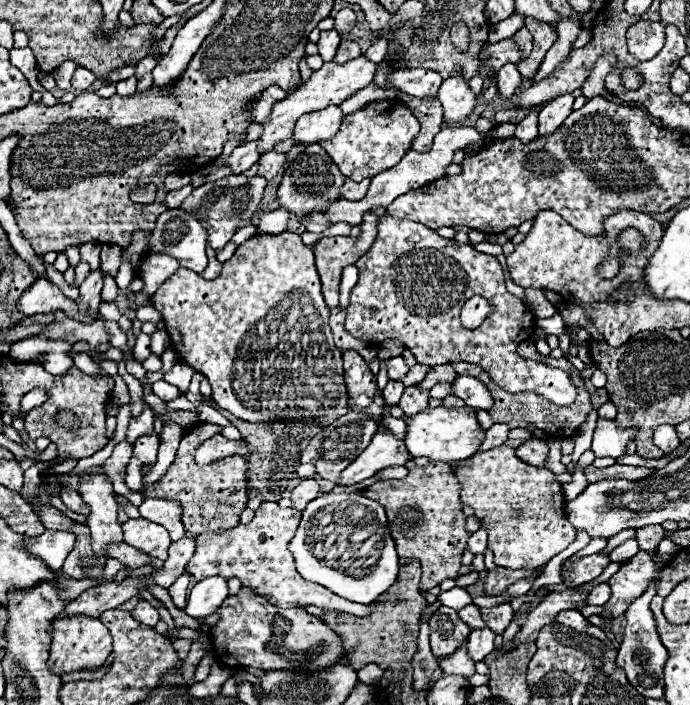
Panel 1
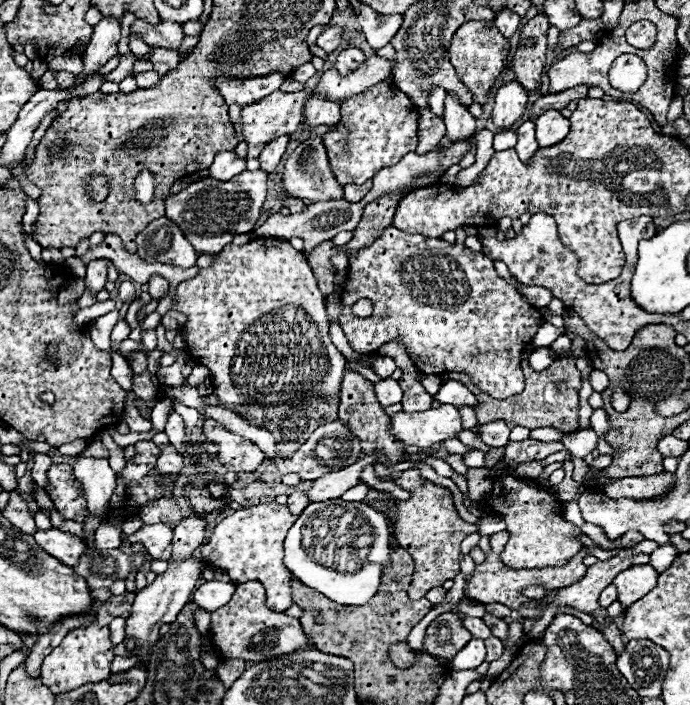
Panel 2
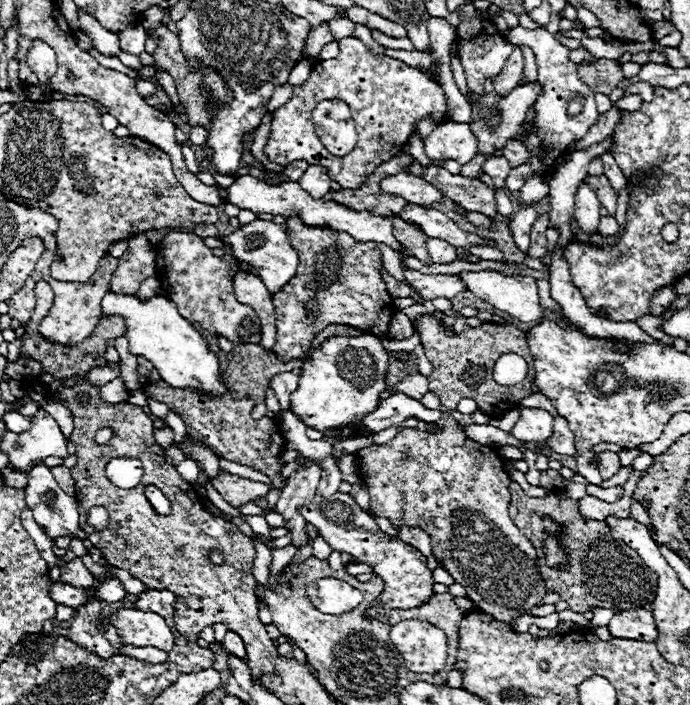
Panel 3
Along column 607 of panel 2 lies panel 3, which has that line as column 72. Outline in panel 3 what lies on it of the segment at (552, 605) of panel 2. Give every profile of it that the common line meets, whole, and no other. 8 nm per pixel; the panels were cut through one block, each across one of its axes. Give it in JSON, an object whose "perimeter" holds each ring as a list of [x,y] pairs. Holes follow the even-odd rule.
{"perimeter":[[[74,558],[70,562],[66,562],[60,568],[60,582],[62,584],[70,584],[74,588],[86,588],[92,584],[92,574],[90,570],[84,566],[84,562],[80,558]]]}

